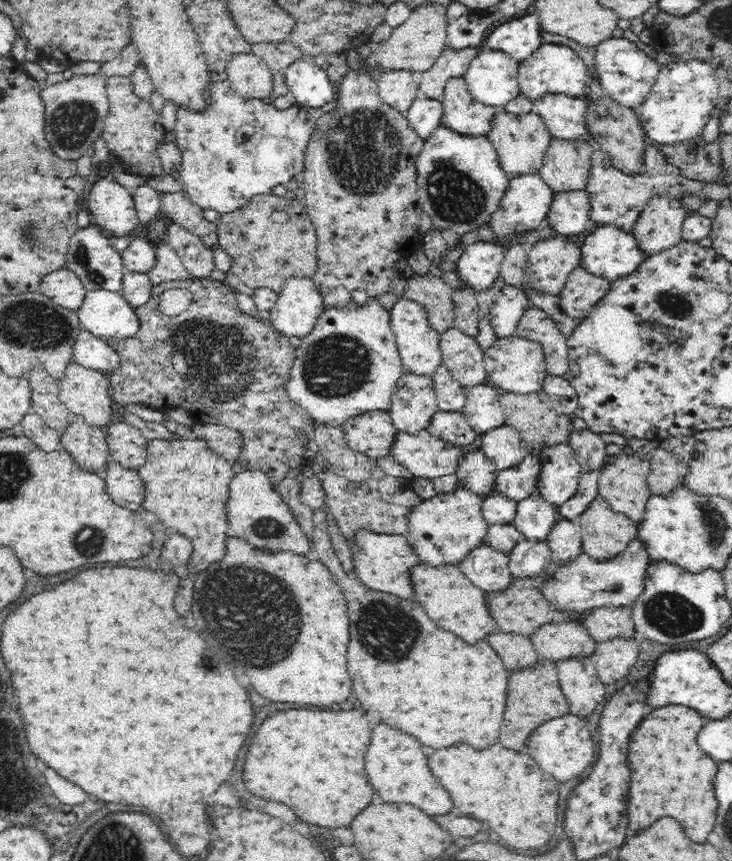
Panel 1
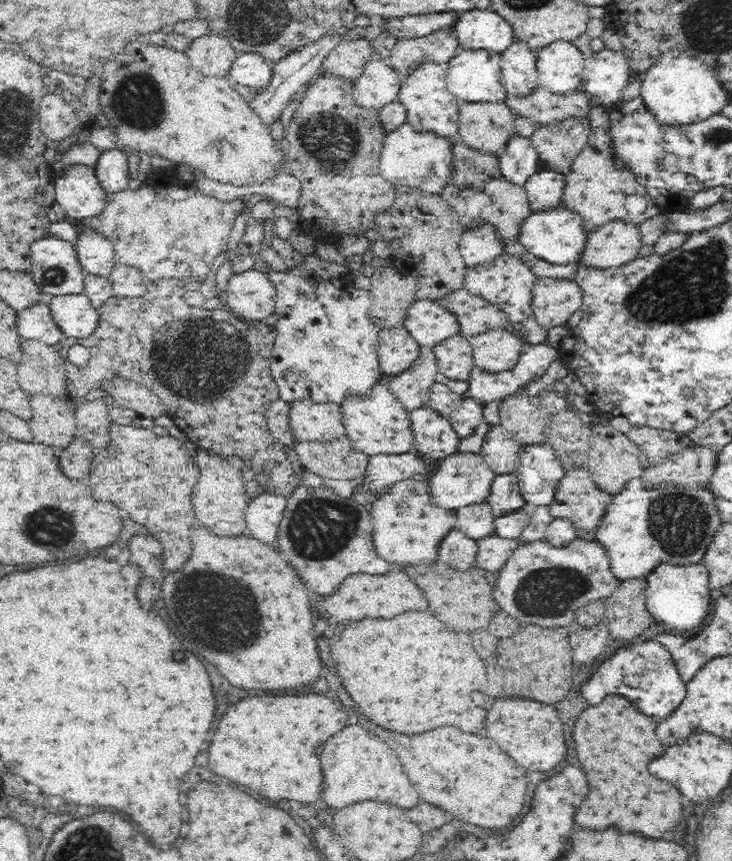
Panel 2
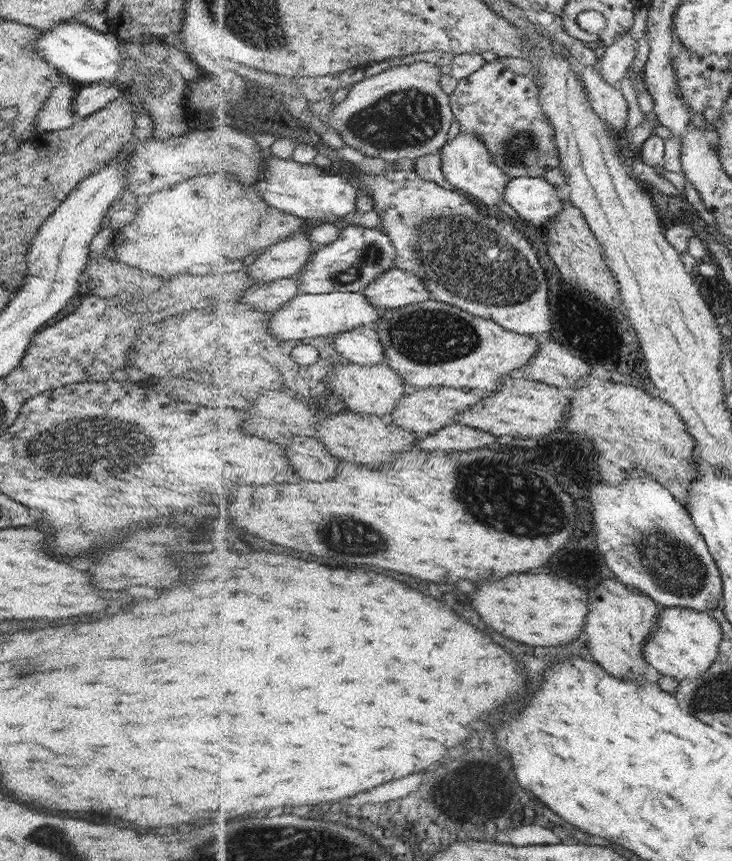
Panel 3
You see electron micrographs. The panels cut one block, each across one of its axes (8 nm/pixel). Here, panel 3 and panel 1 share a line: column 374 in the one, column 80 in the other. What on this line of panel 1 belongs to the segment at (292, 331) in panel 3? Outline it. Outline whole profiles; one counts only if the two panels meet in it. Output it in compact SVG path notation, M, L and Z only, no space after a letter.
M86 291L75 312L80 327L104 340L128 338L138 330L138 317L133 307L119 293Z

